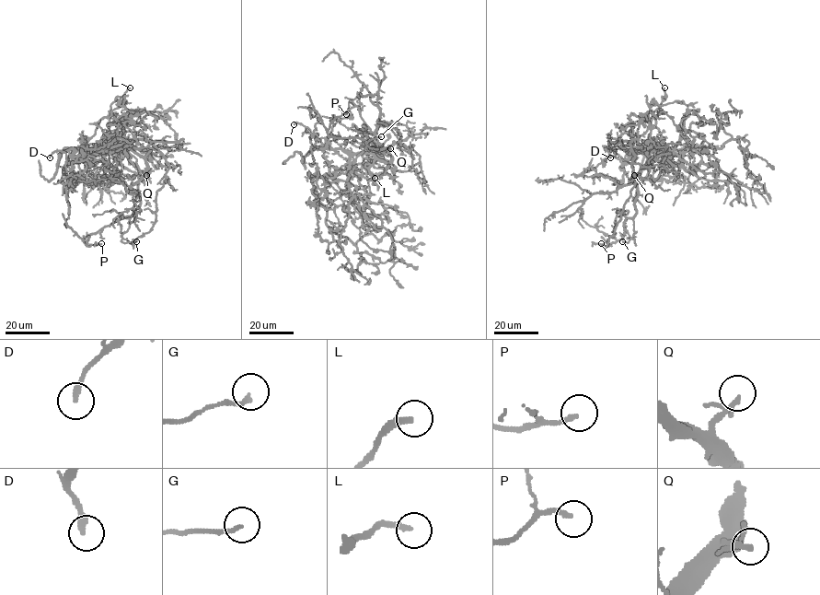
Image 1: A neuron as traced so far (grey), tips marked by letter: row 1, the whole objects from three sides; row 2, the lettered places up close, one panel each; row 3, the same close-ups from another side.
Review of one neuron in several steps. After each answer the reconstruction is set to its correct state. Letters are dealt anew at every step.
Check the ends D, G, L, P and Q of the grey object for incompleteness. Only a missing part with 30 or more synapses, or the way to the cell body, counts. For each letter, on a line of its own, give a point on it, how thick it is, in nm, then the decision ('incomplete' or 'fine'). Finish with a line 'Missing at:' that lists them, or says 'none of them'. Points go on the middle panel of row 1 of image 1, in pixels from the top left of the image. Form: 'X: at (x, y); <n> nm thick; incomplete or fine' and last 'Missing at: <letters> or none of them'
D: at (294, 124); 200 nm thick; fine
G: at (381, 136); 160 nm thick; fine
L: at (375, 178); 240 nm thick; incomplete
P: at (346, 114); 170 nm thick; fine
Q: at (390, 148); 120 nm thick; incomplete
Missing at: L, Q

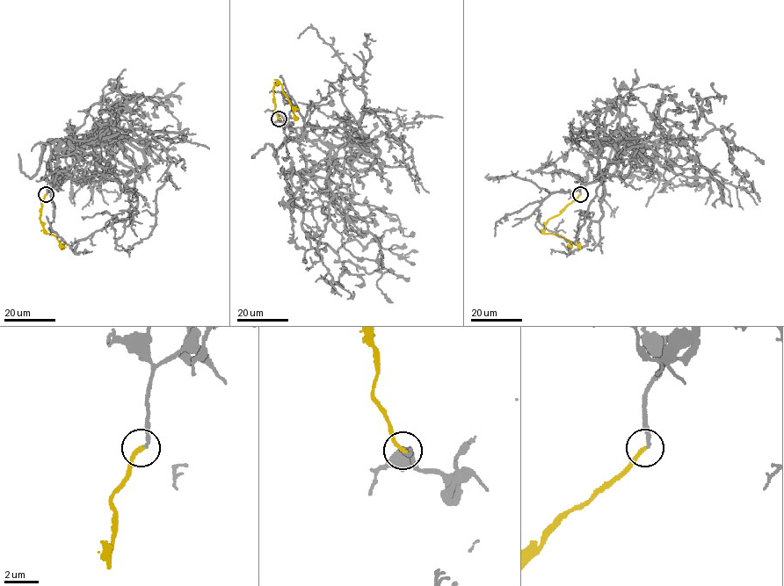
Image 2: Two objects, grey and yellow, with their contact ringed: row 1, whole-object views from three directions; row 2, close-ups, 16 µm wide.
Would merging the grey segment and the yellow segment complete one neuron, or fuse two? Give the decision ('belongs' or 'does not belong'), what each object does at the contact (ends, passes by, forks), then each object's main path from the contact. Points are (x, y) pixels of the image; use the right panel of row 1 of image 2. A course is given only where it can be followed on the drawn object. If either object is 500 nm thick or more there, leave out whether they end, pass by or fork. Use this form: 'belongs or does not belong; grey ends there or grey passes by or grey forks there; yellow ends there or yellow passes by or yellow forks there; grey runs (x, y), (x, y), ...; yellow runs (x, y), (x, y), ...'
belongs; grey ends there; yellow ends there; grey runs (580, 194), (585, 159), (606, 135), (617, 157), (588, 242), (567, 242), (537, 216); yellow runs (580, 195), (561, 213), (551, 217), (546, 224), (544, 233), (560, 235), (581, 249)

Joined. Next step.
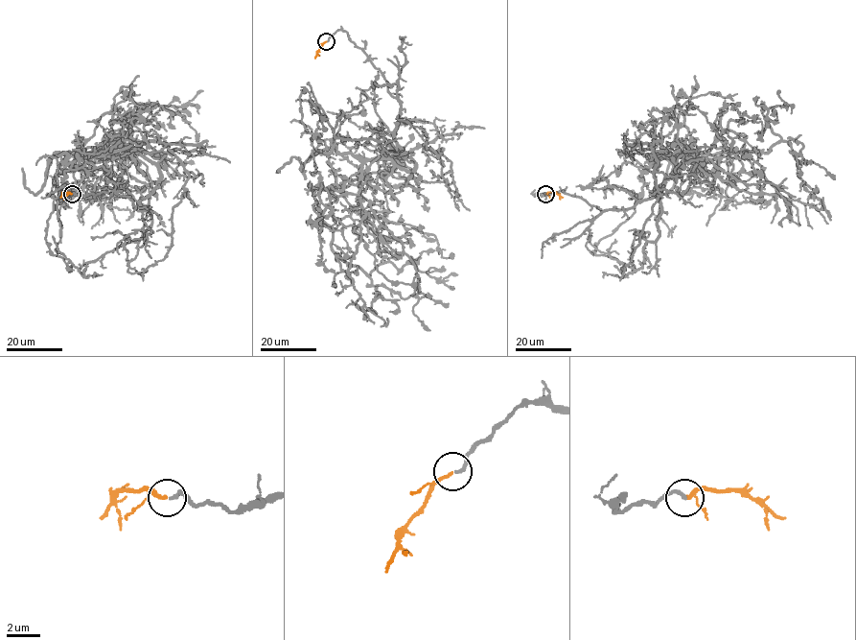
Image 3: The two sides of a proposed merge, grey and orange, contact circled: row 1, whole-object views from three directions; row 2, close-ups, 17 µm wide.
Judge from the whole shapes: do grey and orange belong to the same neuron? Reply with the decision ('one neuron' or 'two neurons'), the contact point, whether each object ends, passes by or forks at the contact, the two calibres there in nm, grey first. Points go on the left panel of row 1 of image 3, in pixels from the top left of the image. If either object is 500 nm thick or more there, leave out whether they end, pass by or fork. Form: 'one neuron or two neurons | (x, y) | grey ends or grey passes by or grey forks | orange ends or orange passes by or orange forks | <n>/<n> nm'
one neuron | (72, 194) | grey ends | orange ends | 200/190 nm

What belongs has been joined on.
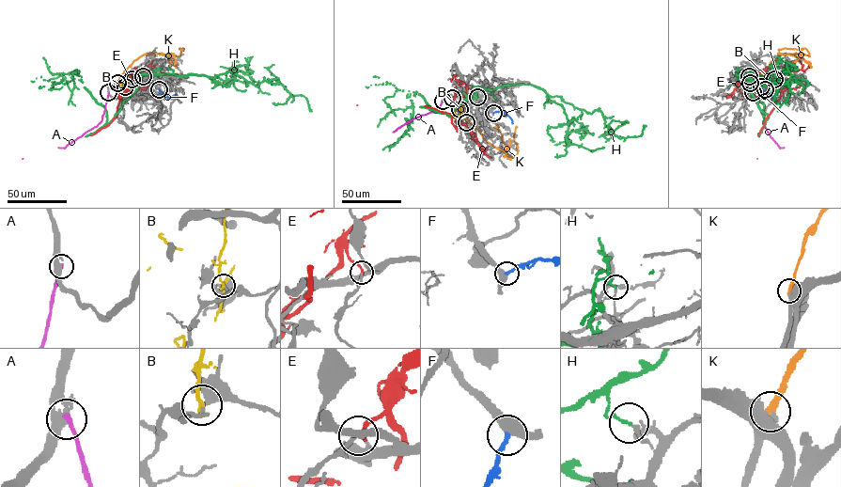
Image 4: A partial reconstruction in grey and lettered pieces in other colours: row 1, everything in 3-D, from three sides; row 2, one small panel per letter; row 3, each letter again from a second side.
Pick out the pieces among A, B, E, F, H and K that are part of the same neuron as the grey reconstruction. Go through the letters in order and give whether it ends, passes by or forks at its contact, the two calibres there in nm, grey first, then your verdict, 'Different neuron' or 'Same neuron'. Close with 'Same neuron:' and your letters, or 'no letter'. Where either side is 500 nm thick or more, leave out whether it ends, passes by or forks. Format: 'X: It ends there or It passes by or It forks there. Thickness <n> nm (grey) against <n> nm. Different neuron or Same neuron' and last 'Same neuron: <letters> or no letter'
A: It ends there. Thickness 440 nm (grey) against 260 nm. Different neuron
B: It ends there. Thickness 110 nm (grey) against 190 nm. Different neuron
E: It ends there. Thickness 110 nm (grey) against 200 nm. Different neuron
F: It ends there. Thickness 480 nm (grey) against 240 nm. Same neuron
H: It ends there. Thickness 180 nm (grey) against 130 nm. Different neuron
K: Thickness 600 nm (grey) against 280 nm. Different neuron
Same neuron: F

